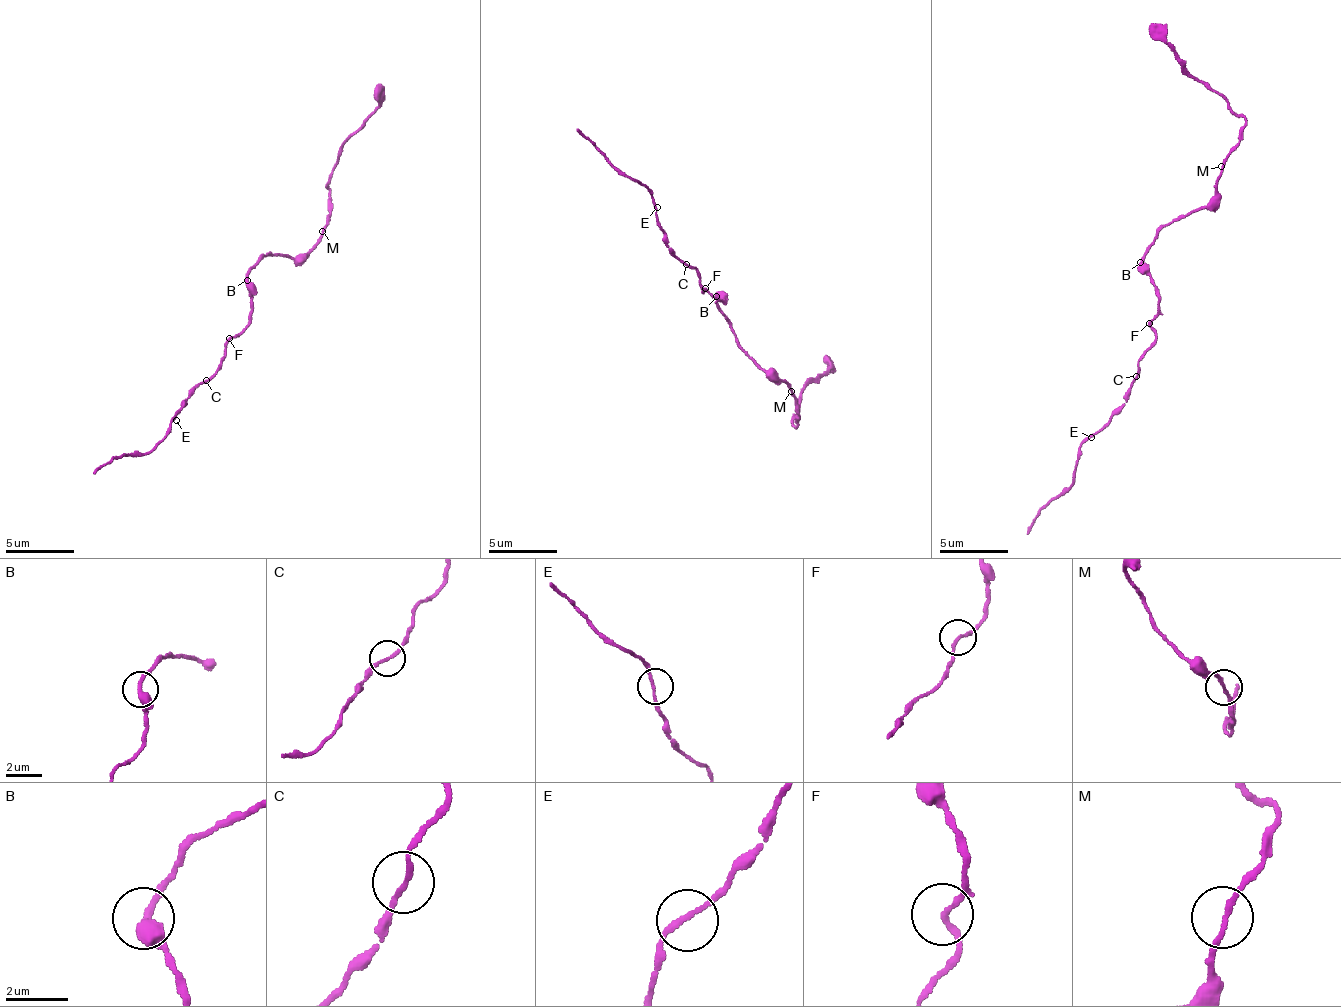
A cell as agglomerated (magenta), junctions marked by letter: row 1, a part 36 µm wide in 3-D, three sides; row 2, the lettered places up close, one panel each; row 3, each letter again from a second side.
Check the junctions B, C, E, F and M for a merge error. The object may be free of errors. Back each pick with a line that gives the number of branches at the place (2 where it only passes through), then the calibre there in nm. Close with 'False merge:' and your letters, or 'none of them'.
False merge: none of them

